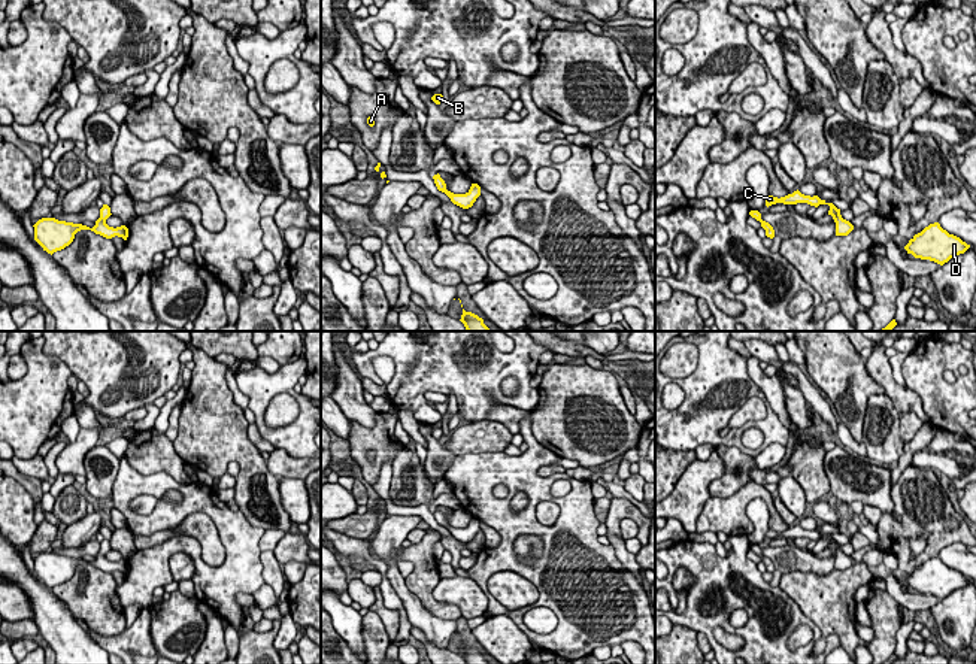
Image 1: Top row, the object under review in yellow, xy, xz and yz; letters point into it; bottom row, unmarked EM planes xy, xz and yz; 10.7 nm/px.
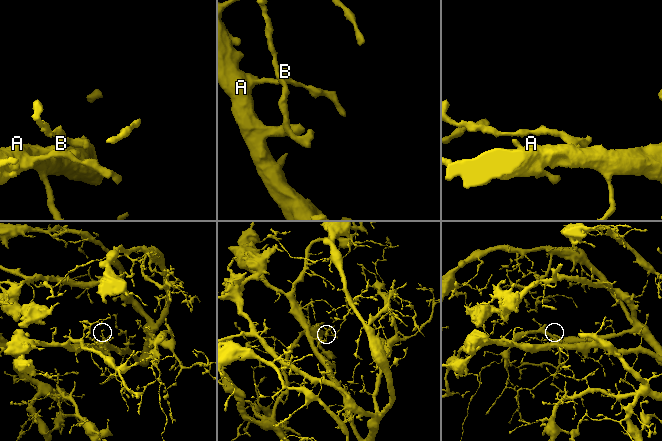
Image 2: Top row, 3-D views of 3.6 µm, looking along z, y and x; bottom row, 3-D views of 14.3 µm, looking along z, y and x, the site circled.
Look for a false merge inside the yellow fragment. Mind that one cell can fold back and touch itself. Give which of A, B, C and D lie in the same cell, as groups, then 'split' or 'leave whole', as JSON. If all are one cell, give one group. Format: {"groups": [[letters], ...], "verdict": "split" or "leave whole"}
{"groups": [["A", "B", "C", "D"]], "verdict": "leave whole"}

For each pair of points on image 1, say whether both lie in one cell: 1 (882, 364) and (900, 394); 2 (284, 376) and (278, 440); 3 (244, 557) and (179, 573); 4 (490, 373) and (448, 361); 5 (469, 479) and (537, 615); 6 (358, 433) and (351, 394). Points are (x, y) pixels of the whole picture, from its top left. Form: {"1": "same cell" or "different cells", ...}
{"1": "same cell", "2": "same cell", "3": "different cells", "4": "same cell", "5": "different cells", "6": "different cells"}

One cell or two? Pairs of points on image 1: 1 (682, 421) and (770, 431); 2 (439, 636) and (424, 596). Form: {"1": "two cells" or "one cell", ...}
{"1": "one cell", "2": "two cells"}

